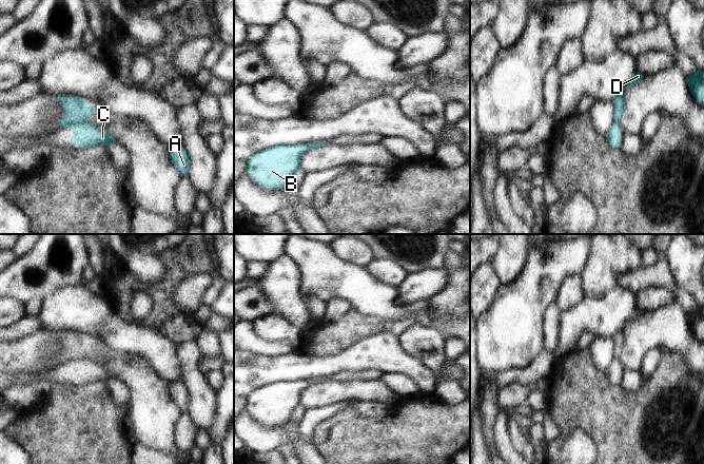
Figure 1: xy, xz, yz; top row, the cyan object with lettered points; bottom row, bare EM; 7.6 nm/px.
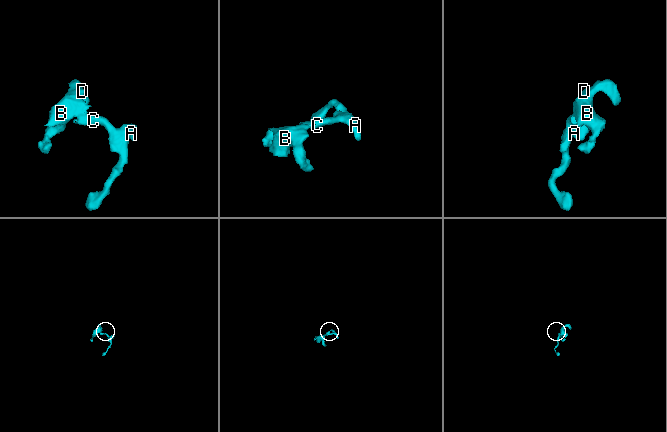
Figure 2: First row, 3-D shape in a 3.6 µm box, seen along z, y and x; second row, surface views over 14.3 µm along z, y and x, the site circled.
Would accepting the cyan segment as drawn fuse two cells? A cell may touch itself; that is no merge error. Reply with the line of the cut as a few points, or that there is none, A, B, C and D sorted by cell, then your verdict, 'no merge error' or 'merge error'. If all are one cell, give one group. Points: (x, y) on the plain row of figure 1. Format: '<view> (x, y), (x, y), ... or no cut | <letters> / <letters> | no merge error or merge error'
xy (88, 356), (63, 364) | A C / B D | merge error

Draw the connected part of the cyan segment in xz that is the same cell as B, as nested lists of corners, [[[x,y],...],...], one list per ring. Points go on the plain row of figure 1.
[[[298,380],[296,382],[277,382],[262,386],[250,394],[247,409],[254,419],[265,425],[278,426],[287,424],[292,420],[296,409],[300,406],[304,390],[315,384],[320,384],[320,382],[316,380]]]

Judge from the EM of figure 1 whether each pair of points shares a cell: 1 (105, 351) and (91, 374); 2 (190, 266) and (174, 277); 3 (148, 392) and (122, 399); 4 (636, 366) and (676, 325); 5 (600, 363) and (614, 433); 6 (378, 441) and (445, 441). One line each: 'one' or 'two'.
1: two
2: one
3: two
4: one
5: two
6: one

